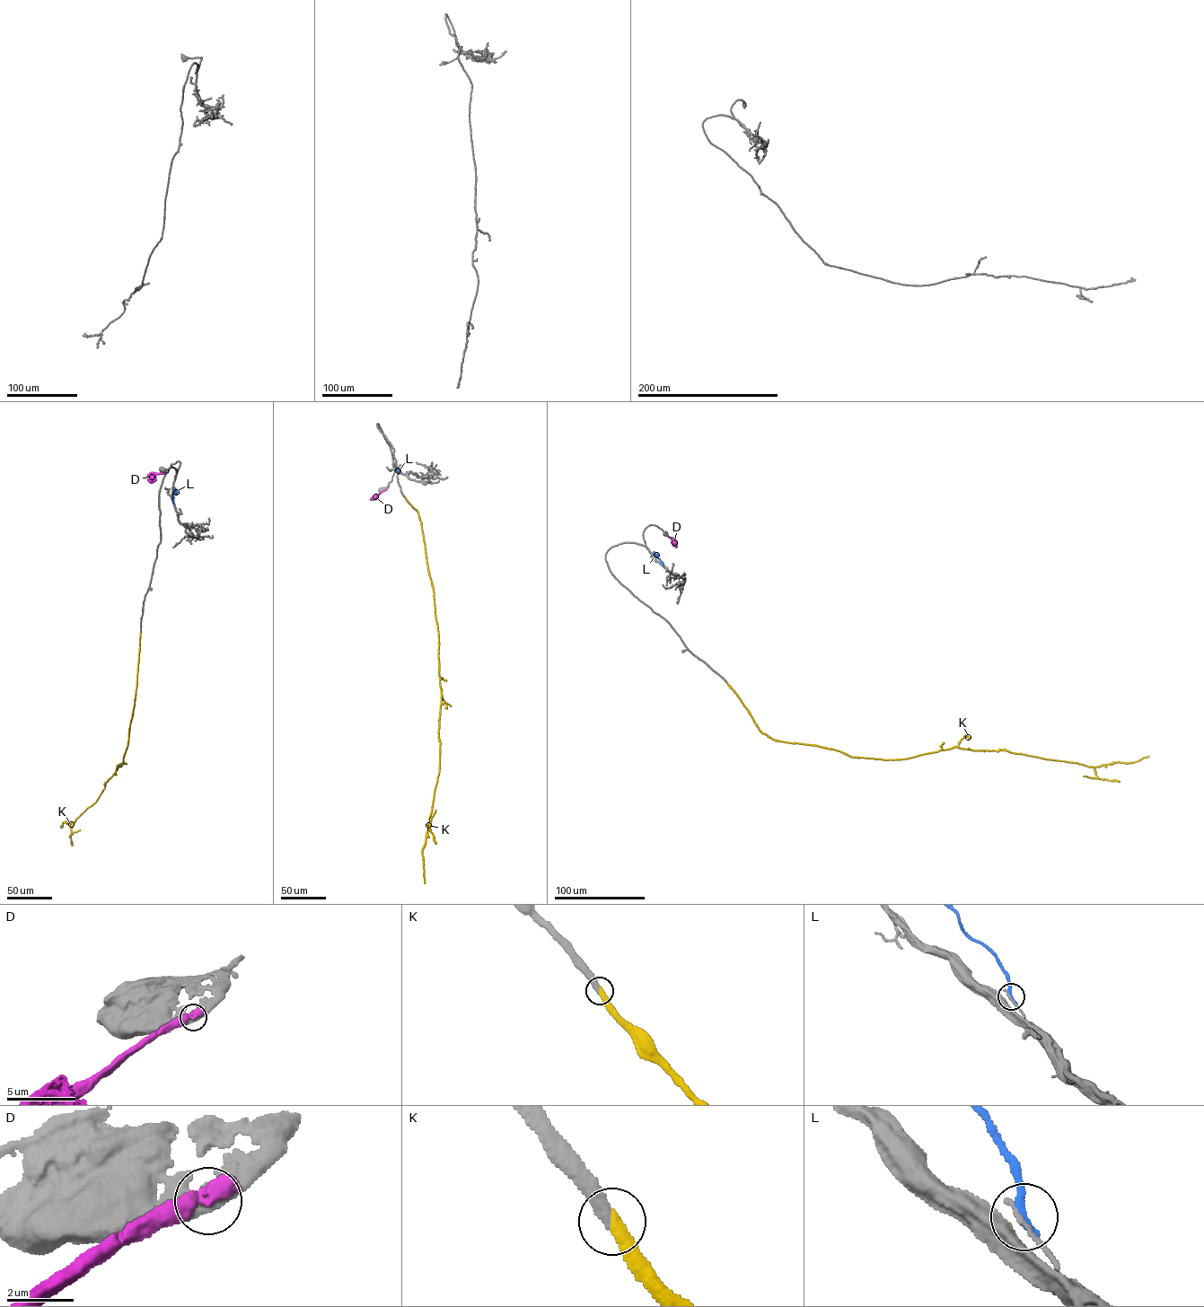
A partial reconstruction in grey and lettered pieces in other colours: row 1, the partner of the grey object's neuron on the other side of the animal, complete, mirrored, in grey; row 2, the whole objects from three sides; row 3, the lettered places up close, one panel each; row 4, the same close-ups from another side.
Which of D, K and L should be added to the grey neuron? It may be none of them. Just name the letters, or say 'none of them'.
K

